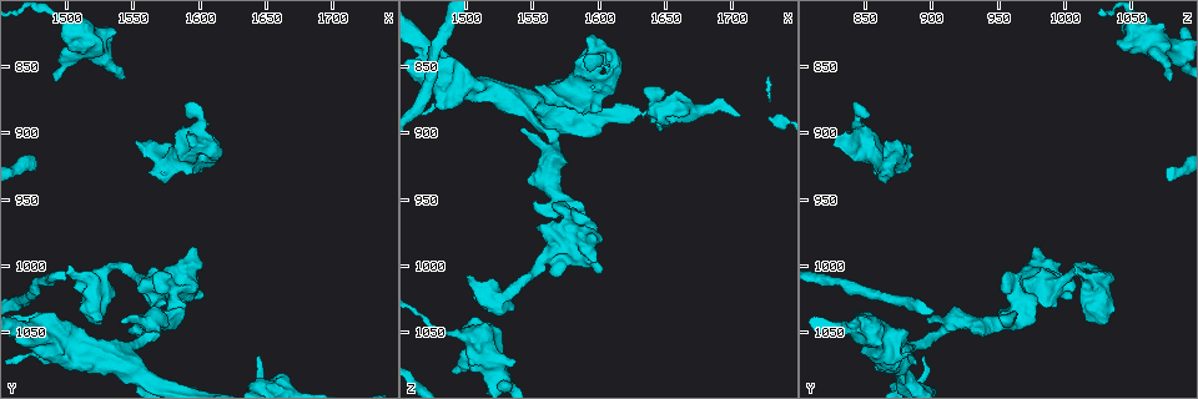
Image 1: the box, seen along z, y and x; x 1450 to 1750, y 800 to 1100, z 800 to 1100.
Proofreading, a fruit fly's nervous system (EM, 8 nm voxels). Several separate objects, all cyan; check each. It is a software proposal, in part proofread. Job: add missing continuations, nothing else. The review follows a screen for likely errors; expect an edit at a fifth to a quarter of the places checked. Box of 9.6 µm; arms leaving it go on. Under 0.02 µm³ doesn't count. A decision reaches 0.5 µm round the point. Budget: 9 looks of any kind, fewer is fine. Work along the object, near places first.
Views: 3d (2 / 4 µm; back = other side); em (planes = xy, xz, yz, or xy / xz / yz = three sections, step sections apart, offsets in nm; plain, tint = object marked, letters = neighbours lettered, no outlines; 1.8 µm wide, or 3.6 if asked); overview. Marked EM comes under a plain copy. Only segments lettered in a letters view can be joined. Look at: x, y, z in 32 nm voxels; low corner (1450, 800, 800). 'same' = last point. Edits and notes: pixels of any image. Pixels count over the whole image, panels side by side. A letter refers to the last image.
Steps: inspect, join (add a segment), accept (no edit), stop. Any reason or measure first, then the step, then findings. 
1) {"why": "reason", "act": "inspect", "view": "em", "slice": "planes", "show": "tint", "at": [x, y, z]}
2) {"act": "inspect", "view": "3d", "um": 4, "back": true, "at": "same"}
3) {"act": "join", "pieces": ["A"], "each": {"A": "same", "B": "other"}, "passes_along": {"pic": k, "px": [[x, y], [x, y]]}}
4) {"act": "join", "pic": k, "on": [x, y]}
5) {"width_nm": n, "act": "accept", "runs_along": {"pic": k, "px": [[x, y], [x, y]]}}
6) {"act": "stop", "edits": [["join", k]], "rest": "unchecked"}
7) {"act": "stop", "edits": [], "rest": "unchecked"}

{"why": "free end", "act": "inspect", "view": "em", "um": 3.6, "slice": "yz", "step": 16, "show": "letters", "at": [1552, 906, 866]}

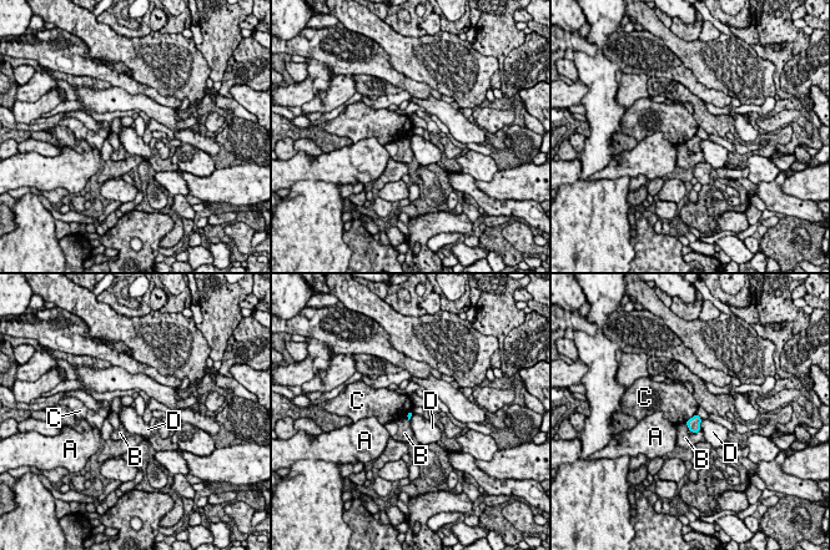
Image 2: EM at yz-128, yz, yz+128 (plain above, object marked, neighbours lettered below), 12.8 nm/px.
{"act": "accept", "each": {"A": "other", "B": "other", "C": "other", "D": "other"}, "border": {"pic": 2, "px": [[702, 419], [699, 429]]}, "found": "no lettered segment goes on from it"}

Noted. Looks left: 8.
{"why": "an open end", "act": "inspect", "view": "em", "slice": "planes", "show": "letters", "at": [1550, 1040, 952]}

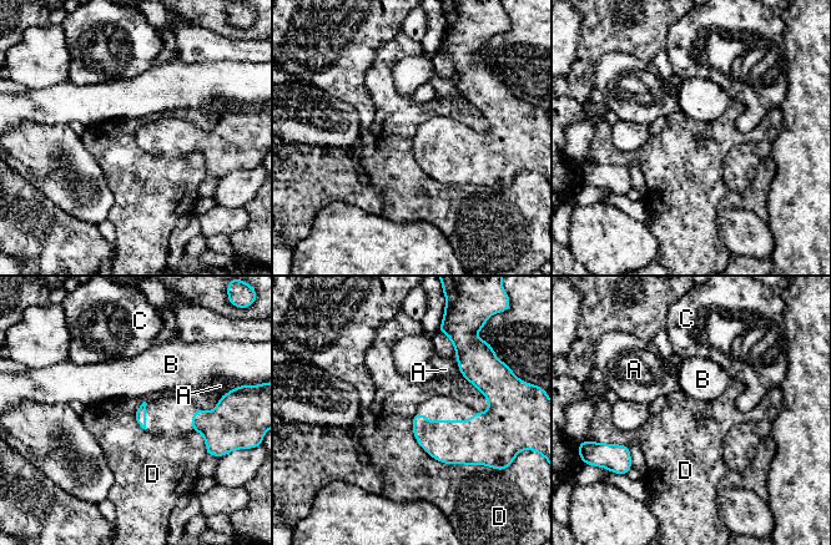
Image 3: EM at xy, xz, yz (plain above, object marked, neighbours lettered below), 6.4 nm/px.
{"act": "accept", "each": {"A": "other", "B": "other", "C": "other", "D": "other"}, "border": {"pic": 3, "px": [[417, 442], [441, 462], [483, 465]]}, "found": "none of them fits"}

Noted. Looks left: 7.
{"why": "sudden change in width", "act": "inspect", "view": "em", "slice": "yz", "step": 8, "show": "tint", "at": [1558, 1058, 898]}

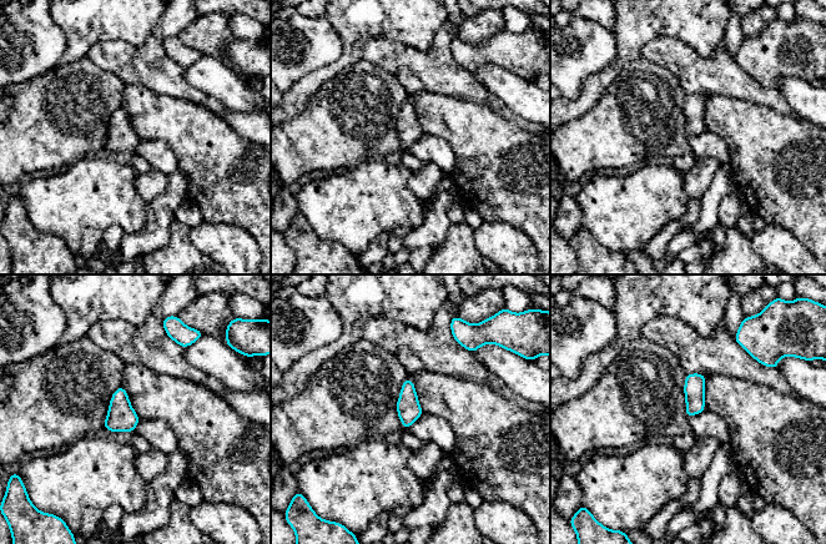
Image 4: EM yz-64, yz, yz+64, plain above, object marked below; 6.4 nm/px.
{"act": "inspect", "view": "em", "slice": "xy", "step": 8, "show": "letters", "at": "same"}

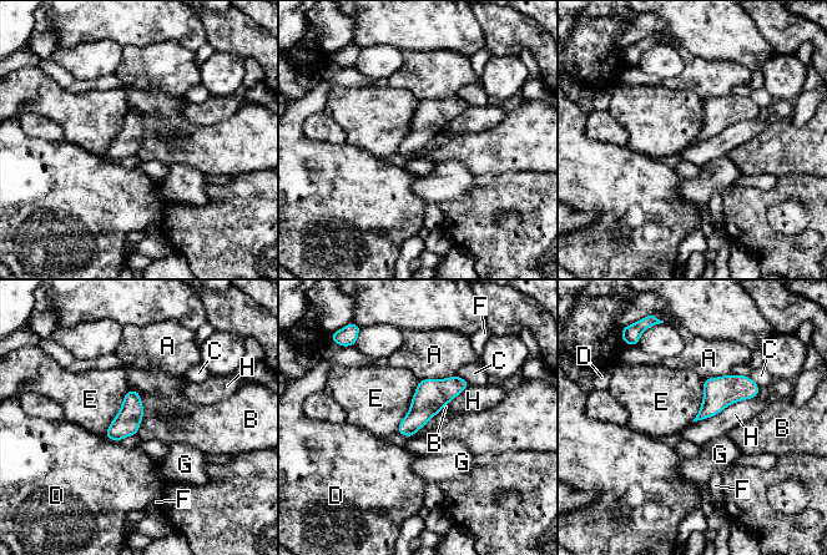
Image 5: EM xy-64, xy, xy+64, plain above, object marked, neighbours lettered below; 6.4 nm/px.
{"longest_contact_nm": ["H", 440], "act": "accept", "each": {"A": "other", "B": "other", "C": "other", "D": "other", "E": "other", "F": "other", "G": "other", "H": "other"}, "found": "none of them fits"}

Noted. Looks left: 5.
{"why": "branch stops here", "act": "inspect", "view": "3d", "um": 2, "at": [1490, 862, 1080]}

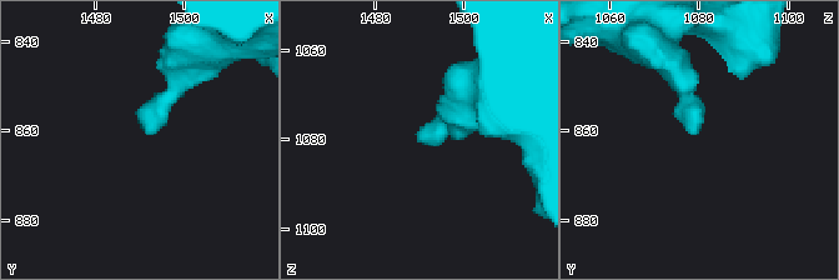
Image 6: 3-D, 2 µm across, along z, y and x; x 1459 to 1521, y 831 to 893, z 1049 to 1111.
{"act": "inspect", "view": "em", "slice": "planes", "show": "letters", "at": [1491, 860, 1079]}

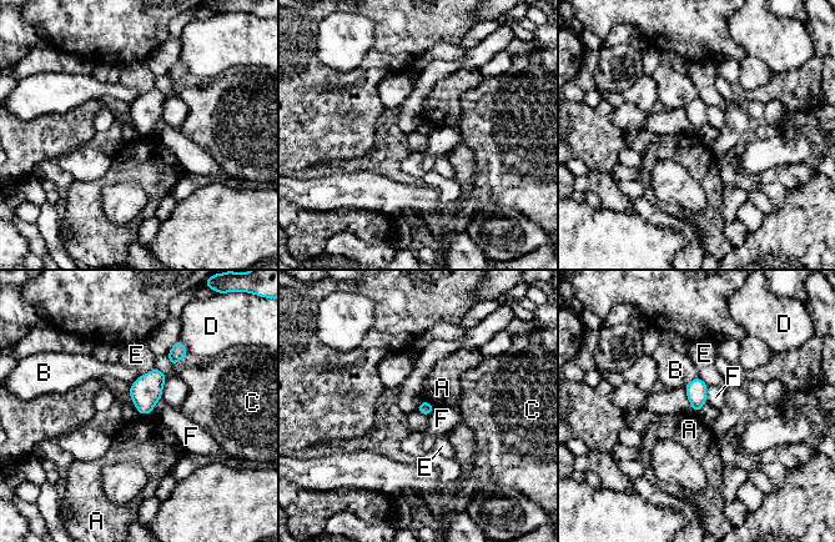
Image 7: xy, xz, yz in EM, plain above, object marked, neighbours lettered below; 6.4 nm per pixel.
{"act": "accept", "each": {"A": "other", "B": "other", "C": "other", "D": "other", "E": "other", "F": "other"}, "found": "none of them fits"}

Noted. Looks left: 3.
{"act": "stop", "edits": [], "rest": "unchecked"}

